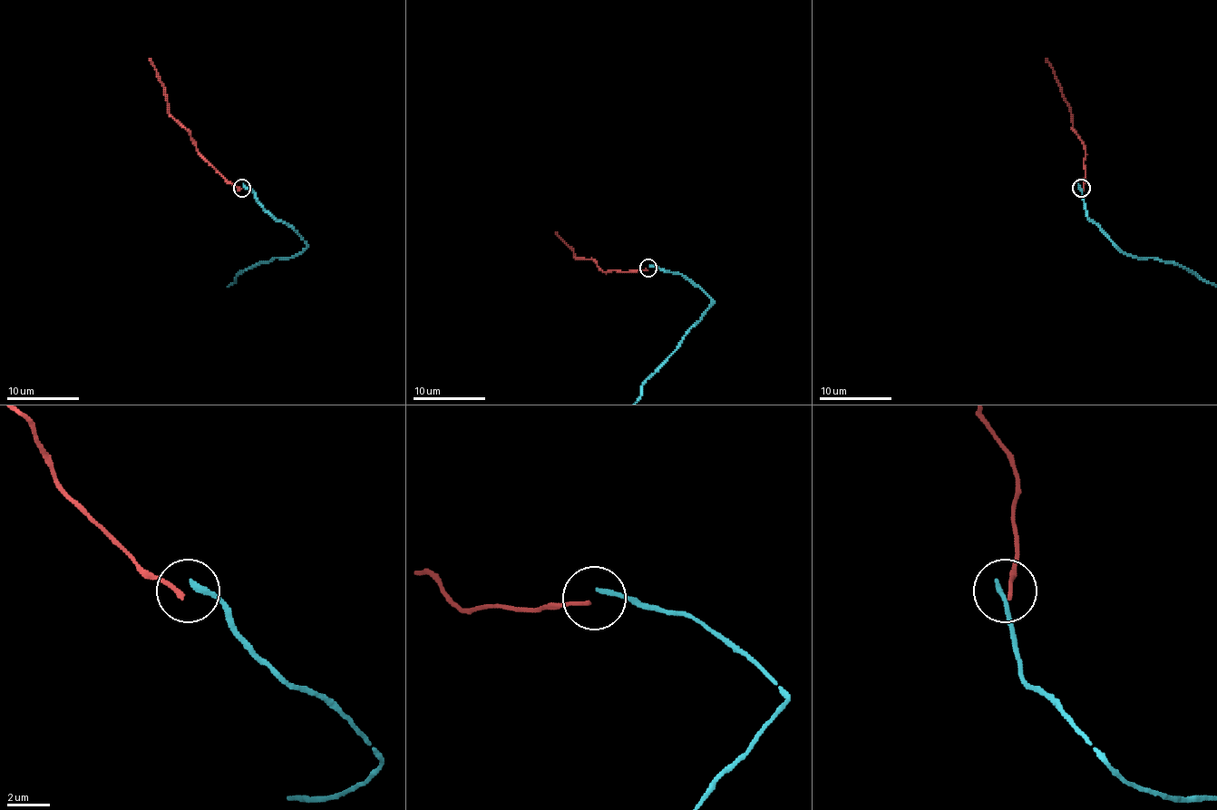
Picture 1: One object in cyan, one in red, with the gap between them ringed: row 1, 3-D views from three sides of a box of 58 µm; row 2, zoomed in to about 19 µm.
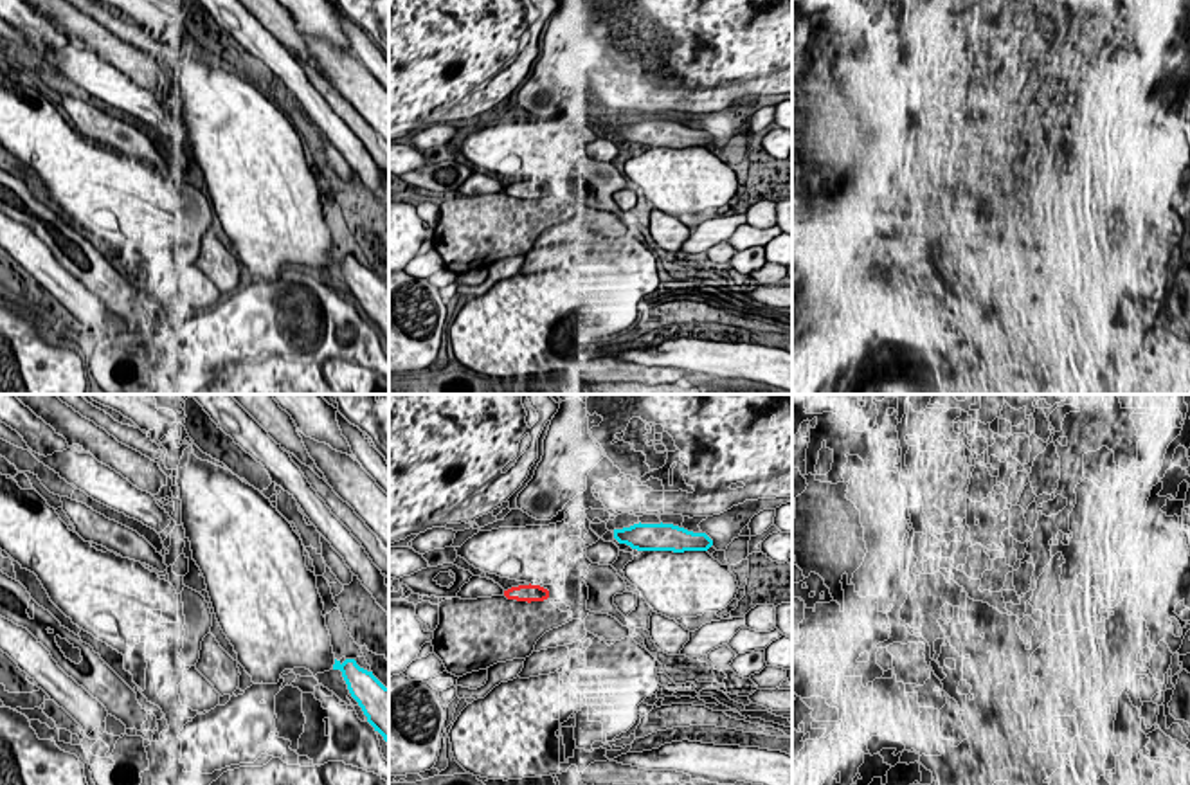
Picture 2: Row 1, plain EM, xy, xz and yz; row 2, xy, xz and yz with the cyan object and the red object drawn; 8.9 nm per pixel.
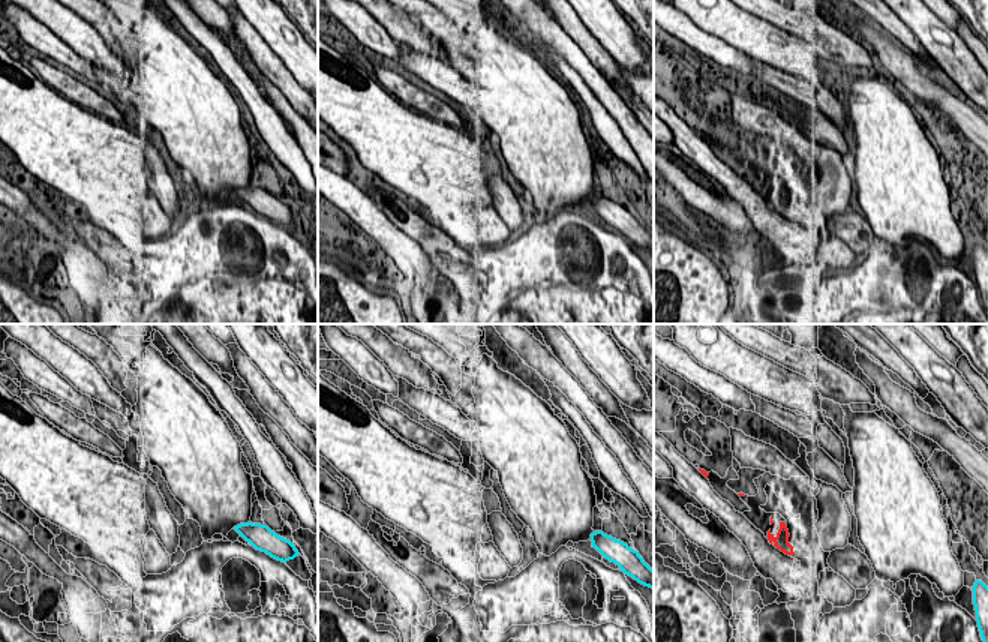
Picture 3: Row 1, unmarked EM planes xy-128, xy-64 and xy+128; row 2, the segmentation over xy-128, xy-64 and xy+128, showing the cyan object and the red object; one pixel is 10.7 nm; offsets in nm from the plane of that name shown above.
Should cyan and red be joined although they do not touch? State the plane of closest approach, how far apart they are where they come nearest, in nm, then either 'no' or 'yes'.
view xz; gap 750 nm; no

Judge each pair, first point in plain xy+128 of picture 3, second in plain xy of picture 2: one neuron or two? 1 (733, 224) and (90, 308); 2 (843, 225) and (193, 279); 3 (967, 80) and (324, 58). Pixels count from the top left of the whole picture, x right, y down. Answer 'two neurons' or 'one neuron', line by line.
1: two neurons
2: two neurons
3: one neuron

